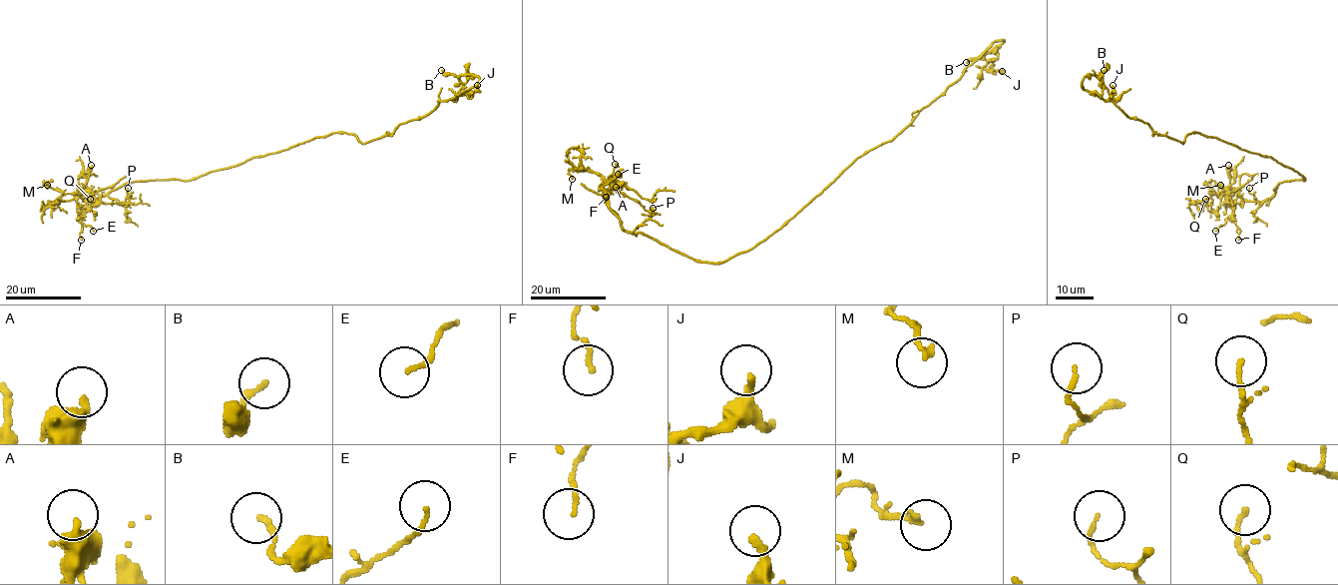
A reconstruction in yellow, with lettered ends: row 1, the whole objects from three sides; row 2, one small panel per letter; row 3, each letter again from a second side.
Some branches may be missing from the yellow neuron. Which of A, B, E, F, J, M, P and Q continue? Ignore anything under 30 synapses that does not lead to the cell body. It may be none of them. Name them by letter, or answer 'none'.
none

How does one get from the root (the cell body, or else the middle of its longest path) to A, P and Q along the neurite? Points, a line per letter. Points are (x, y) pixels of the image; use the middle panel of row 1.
A: (807, 205), (754, 247), (713, 263), (694, 261), (640, 233), (626, 231), (605, 196), (609, 189), (616, 187)
P: (807, 205), (754, 247), (716, 263), (694, 261), (640, 233), (634, 234), (651, 217), (653, 208)
Q: (807, 205), (749, 250), (721, 262), (694, 261), (622, 227), (605, 196), (613, 182), (615, 164)

